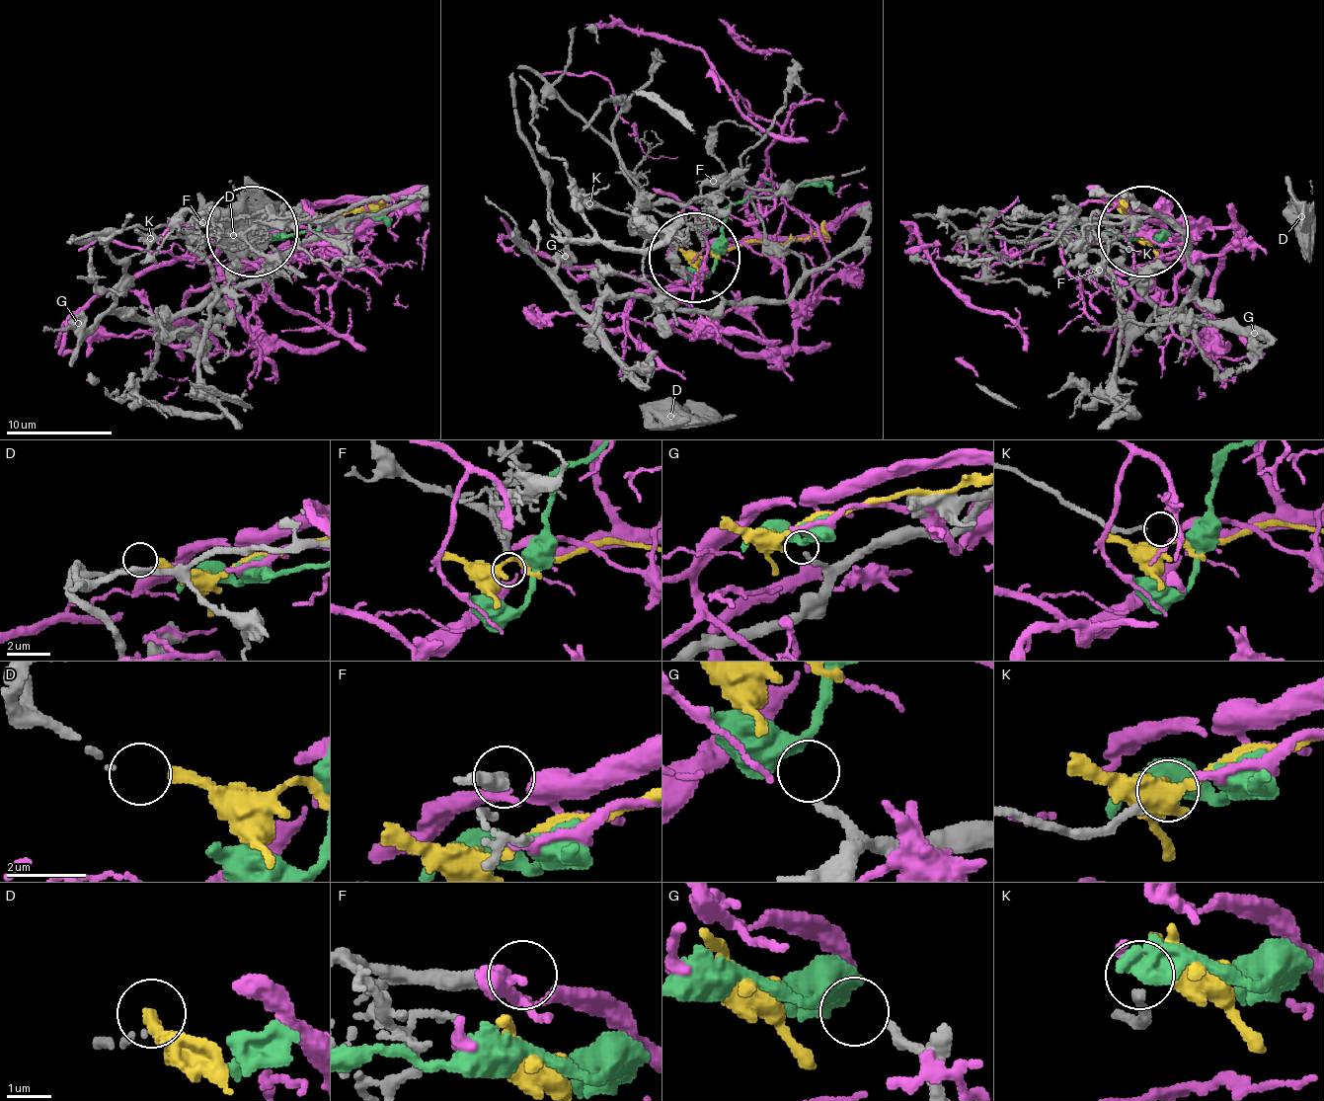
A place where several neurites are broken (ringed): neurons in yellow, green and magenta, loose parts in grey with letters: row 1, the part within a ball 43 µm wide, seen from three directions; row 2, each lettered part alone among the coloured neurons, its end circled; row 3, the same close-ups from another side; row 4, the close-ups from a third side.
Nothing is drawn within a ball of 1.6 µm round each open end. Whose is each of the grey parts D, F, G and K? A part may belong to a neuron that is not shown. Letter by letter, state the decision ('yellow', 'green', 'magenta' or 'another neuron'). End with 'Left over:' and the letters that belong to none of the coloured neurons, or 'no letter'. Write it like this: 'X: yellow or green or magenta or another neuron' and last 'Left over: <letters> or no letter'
D: yellow
F: another neuron
G: green
K: magenta
Left over: F

